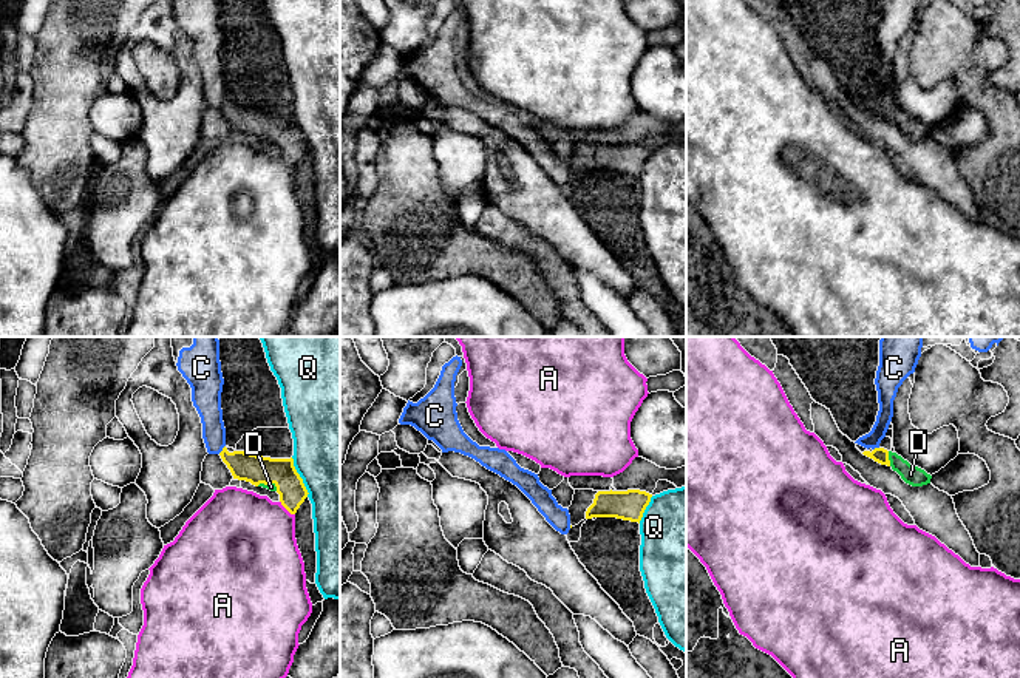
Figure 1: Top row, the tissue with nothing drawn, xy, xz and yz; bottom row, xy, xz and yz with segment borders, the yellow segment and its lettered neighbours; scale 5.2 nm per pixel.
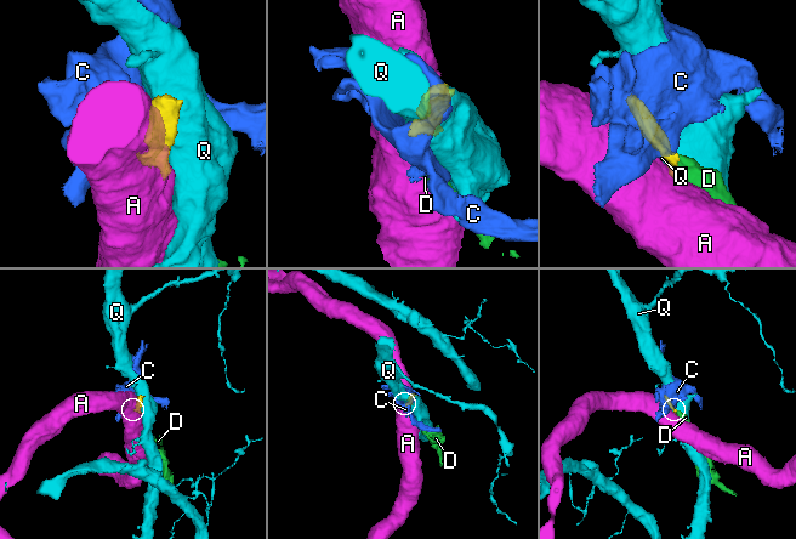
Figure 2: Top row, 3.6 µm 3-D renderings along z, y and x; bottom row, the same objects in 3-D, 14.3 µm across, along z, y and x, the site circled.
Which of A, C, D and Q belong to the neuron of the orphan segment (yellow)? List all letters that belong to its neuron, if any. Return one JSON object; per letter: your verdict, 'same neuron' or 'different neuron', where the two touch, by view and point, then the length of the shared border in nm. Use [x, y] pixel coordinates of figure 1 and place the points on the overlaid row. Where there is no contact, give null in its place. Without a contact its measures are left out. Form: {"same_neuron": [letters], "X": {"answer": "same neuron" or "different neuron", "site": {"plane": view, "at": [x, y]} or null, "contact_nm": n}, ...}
{"same_neuron": ["D"], "A": {"answer": "different neuron", "site": {"plane": "xy", "at": [286, 508]}, "contact_nm": 110}, "C": {"answer": "different neuron", "site": {"plane": "xy", "at": [223, 450]}, "contact_nm": 60}, "D": {"answer": "same neuron", "site": {"plane": "yz", "at": [887, 459]}, "contact_nm": 80}, "Q": {"answer": "different neuron", "site": {"plane": "xy", "at": [300, 477]}, "contact_nm": 220}}

